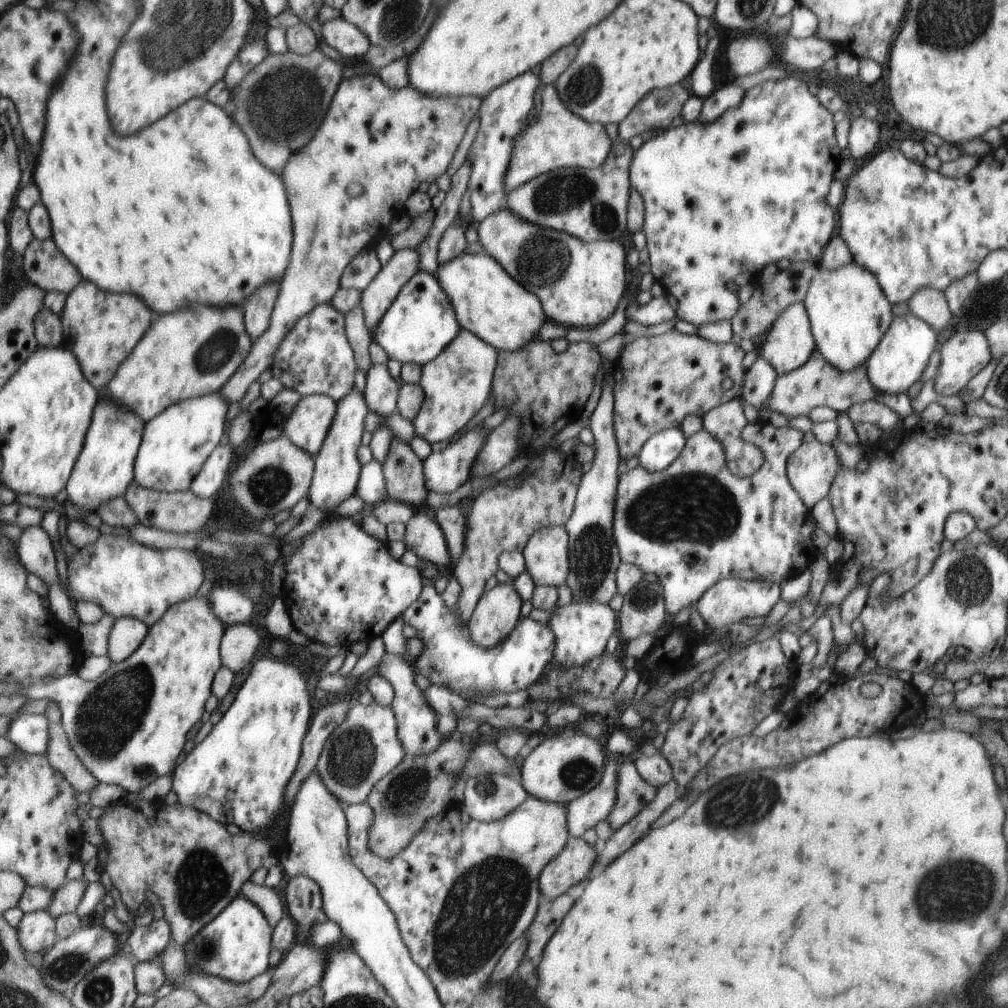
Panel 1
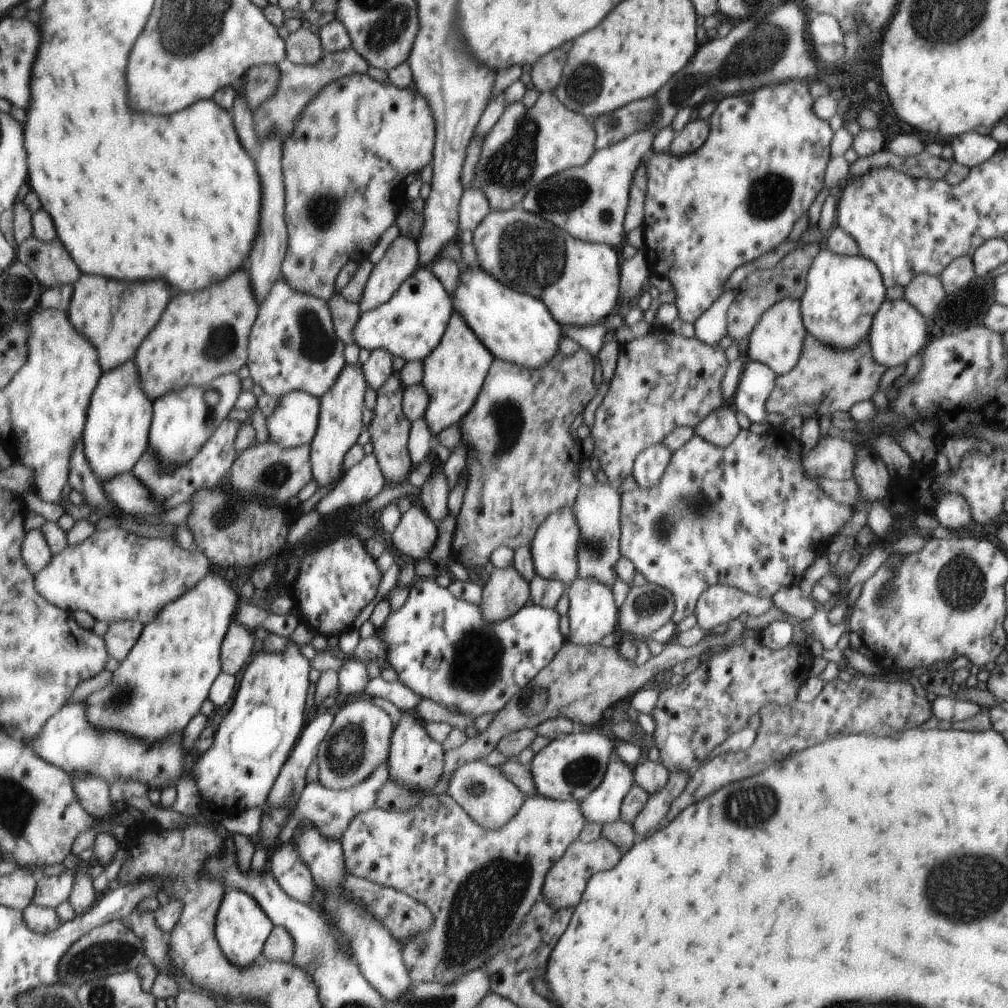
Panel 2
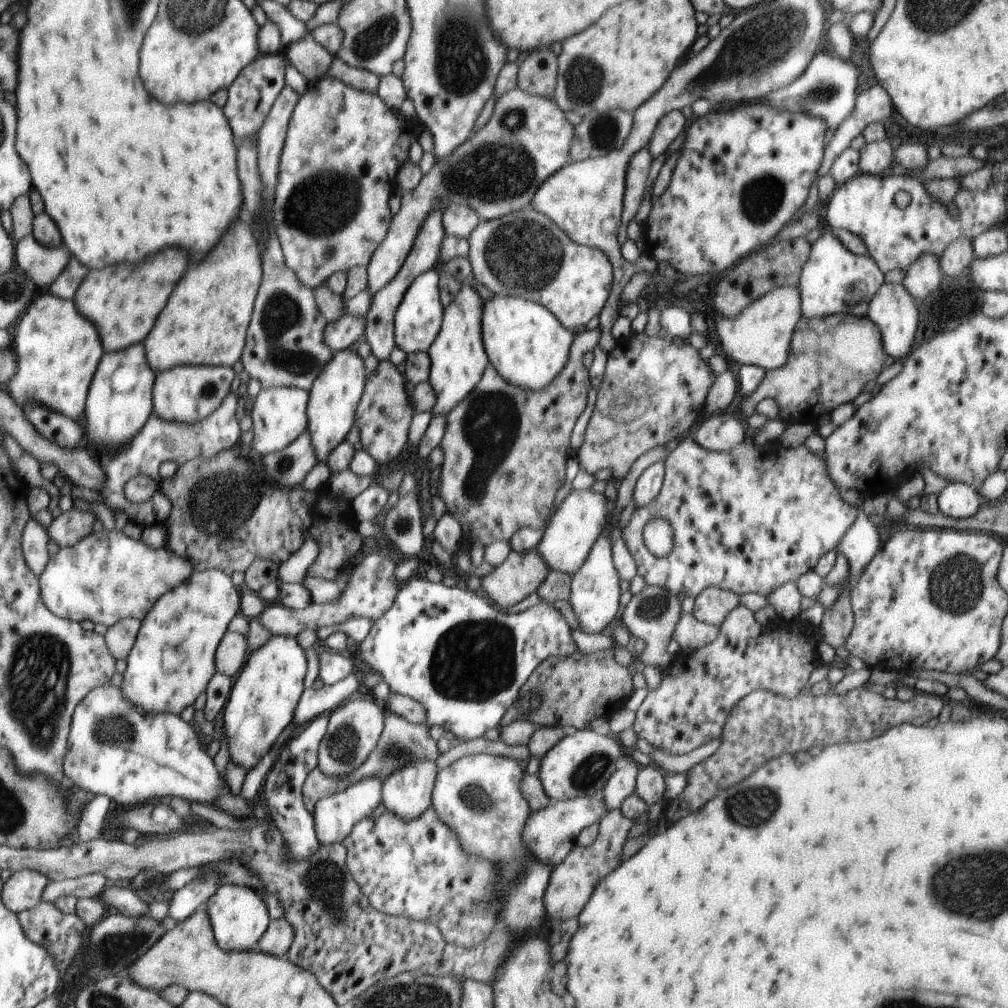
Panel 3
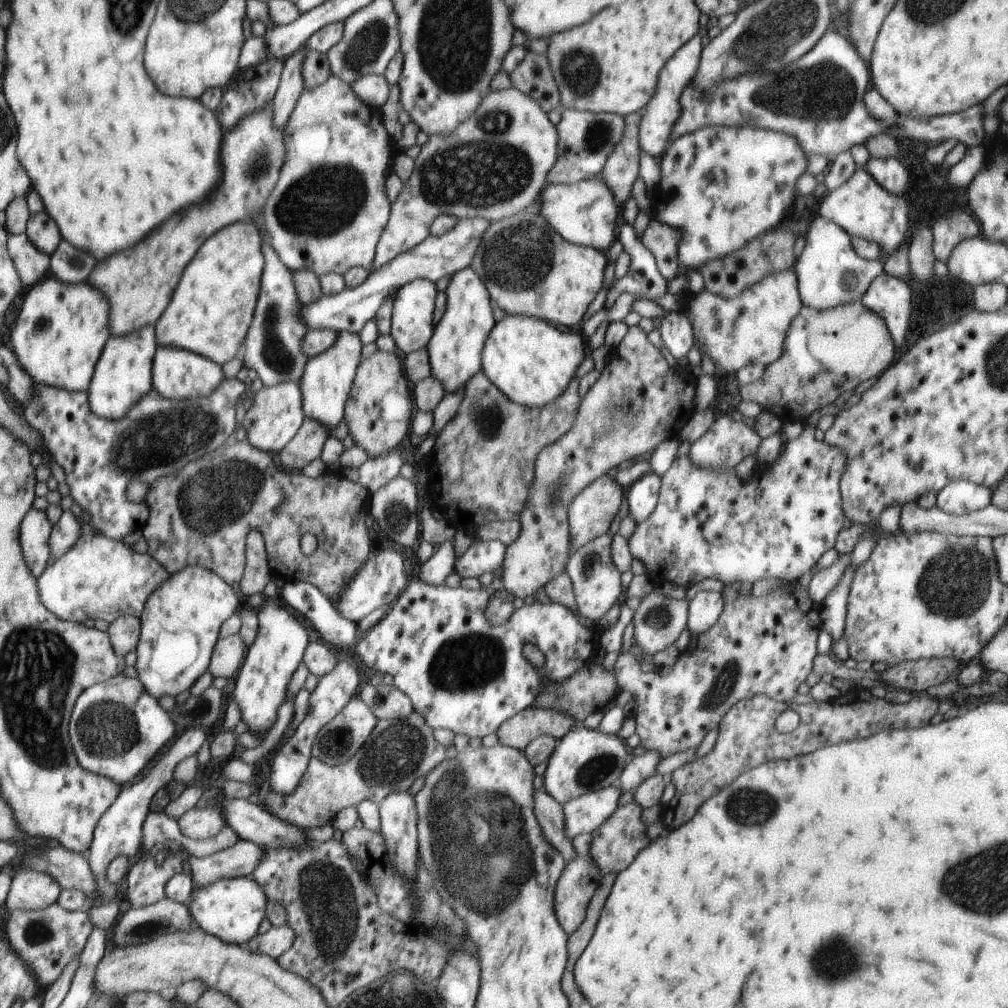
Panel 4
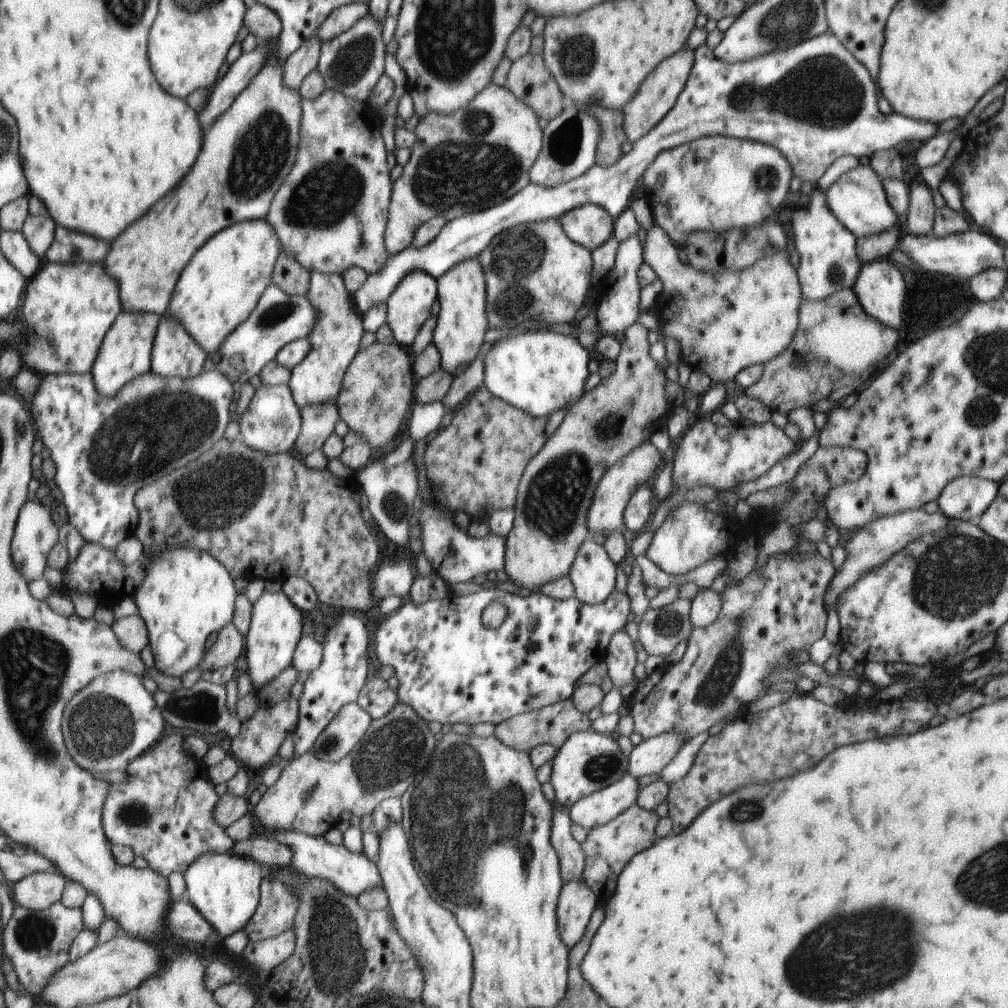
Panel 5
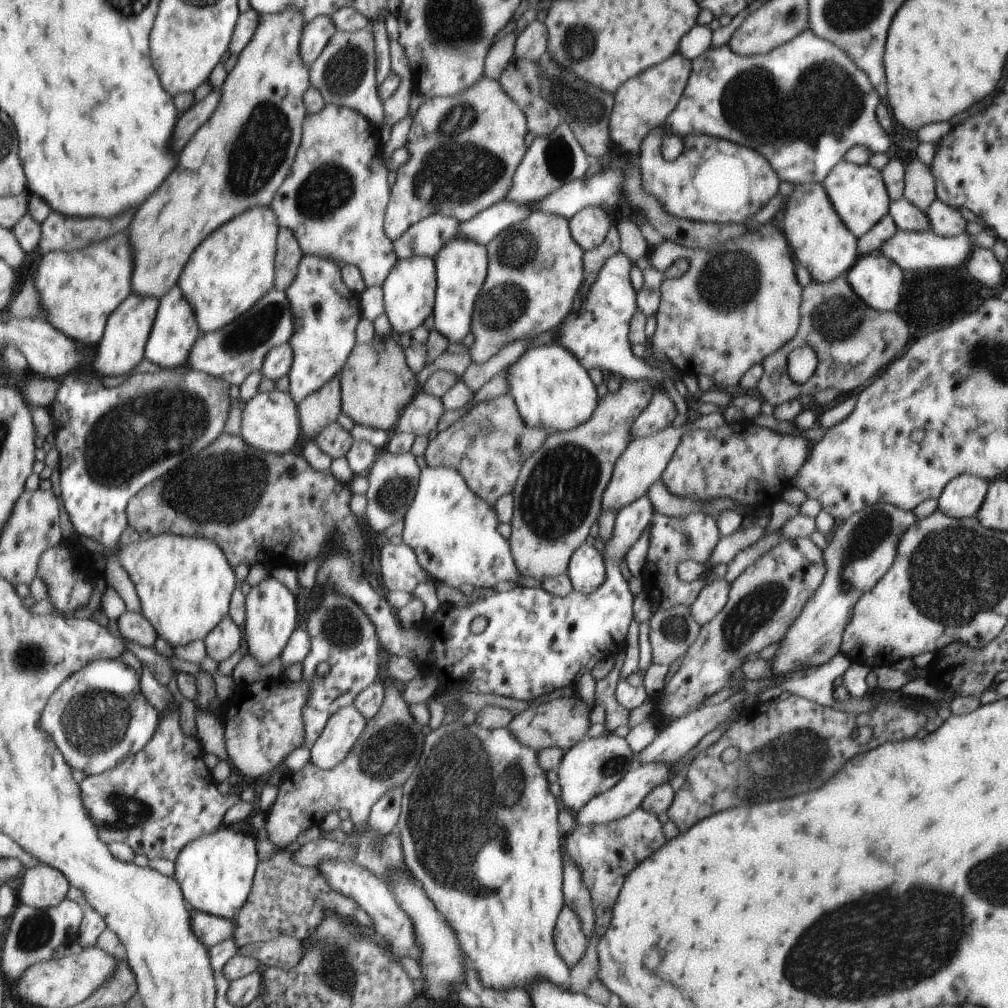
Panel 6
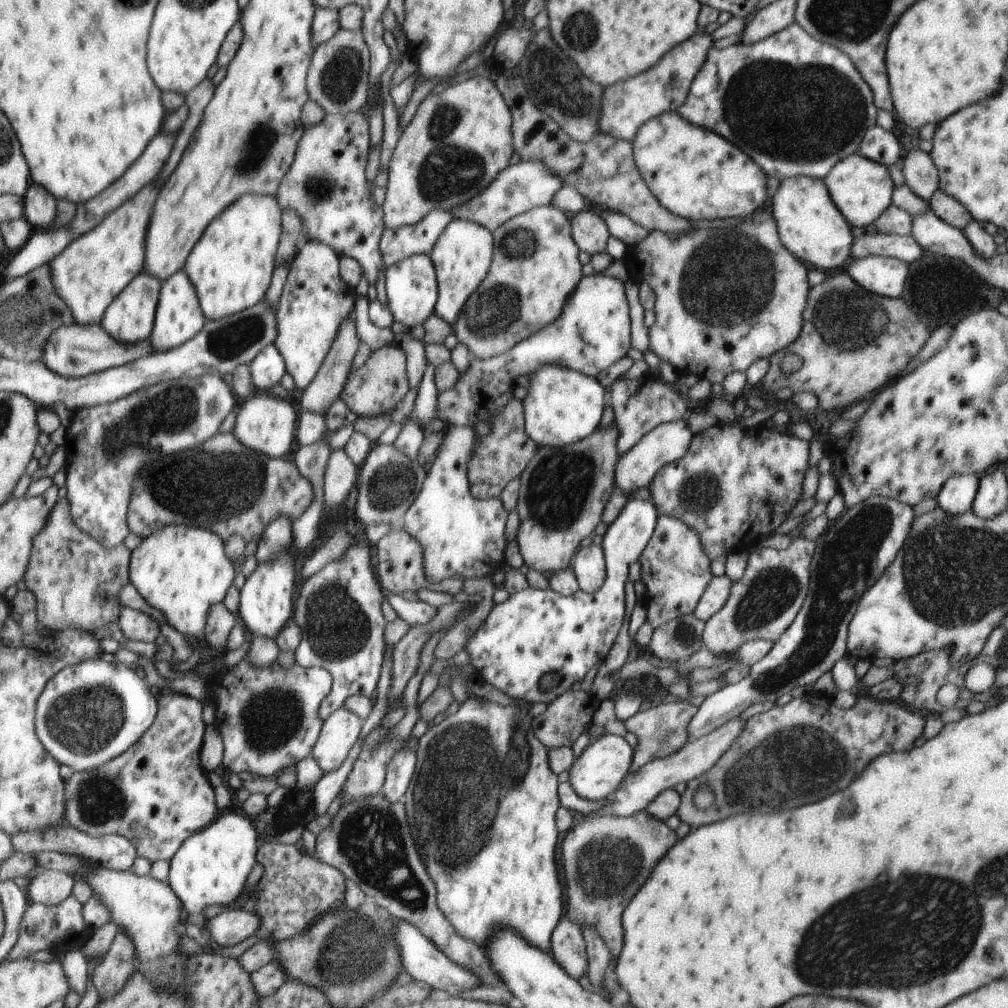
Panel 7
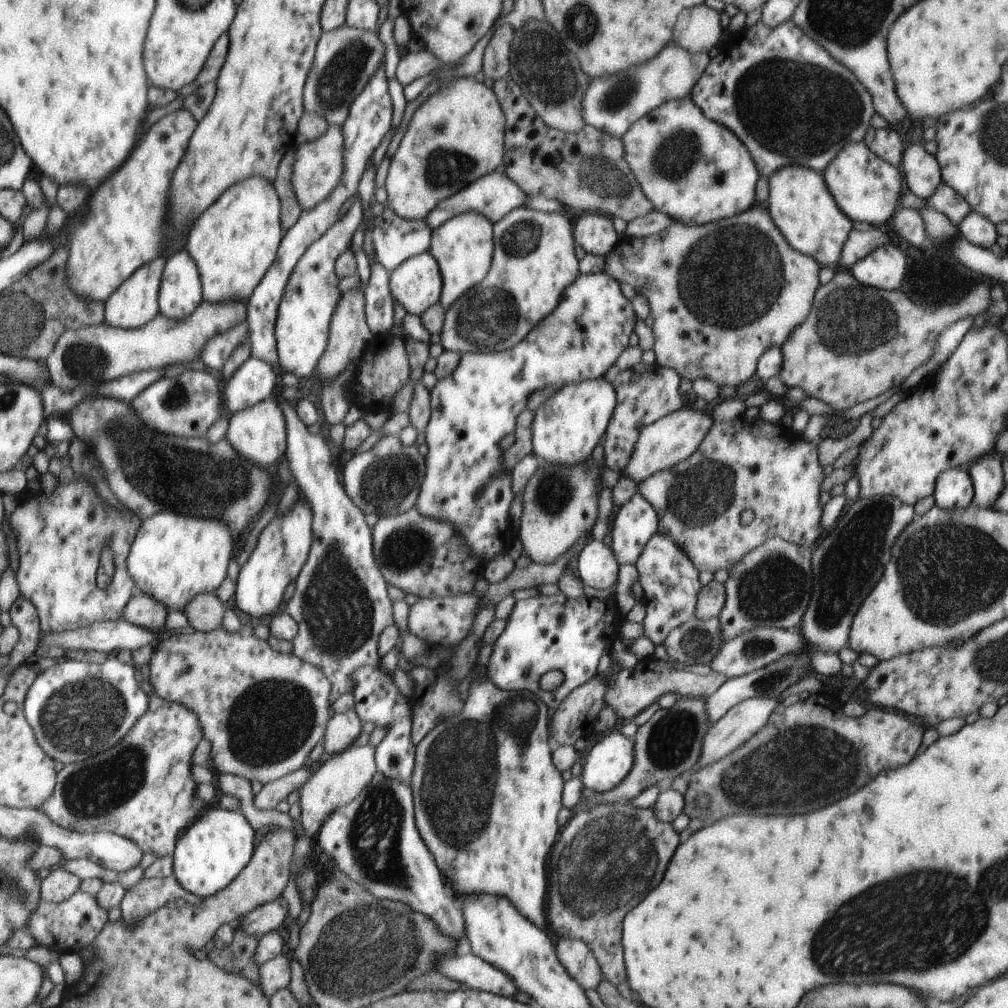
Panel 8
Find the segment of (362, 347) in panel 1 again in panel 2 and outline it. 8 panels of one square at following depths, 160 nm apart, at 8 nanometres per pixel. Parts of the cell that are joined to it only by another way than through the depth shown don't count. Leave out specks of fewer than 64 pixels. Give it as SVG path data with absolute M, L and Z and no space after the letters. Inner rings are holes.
M334 293L328 300L334 323L334 332L345 345L352 344L352 329L360 316L359 303L346 300L340 293Z

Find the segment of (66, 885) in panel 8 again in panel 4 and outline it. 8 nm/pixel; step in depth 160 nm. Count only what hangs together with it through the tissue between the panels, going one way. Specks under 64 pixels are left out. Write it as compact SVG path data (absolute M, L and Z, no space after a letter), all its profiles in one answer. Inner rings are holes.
M23 870L11 880L11 889L5 900L7 912L39 911L57 902L60 882L46 872Z

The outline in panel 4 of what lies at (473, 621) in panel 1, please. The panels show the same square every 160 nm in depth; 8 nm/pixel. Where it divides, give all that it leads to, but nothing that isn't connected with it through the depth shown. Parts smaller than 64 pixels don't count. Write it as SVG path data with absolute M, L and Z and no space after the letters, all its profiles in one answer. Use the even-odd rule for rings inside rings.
M638 325L629 326L626 336L624 336L622 342L612 350L610 361L606 364L605 369L602 370L600 378L598 378L593 387L589 389L584 398L581 398L580 406L578 412L576 413L576 418L572 423L572 426L556 442L545 446L538 453L537 459L535 460L533 481L530 483L529 493L518 520L518 522L521 524L521 531L516 537L516 540L506 547L502 566L503 580L497 585L499 587L504 587L504 589L506 589L510 594L514 594L516 598L524 599L526 598L526 596L532 596L532 594L535 594L537 590L544 588L546 584L550 582L550 580L564 573L571 550L569 527L569 508L571 502L579 495L579 493L581 493L585 489L585 487L587 487L589 484L592 484L601 475L606 475L606 472L608 472L608 470L612 470L612 468L616 468L616 466L618 467L619 464L626 462L626 460L640 458L640 456L644 456L644 454L652 452L652 450L654 450L654 448L657 447L663 440L672 438L674 436L674 433L678 432L684 425L684 423L686 423L694 413L692 404L694 392L694 380L692 380L692 384L690 384L690 382L688 382L688 378L686 378L686 374L678 374L678 372L674 371L674 369L668 365L666 359L664 359L664 357L662 357L662 355L660 354L660 350L652 345L643 329L640 329ZM612 400L616 402L616 410L620 408L620 412L624 410L624 400L626 400L626 402L632 402L634 406L638 406L638 408L636 408L636 412L626 412L626 414L636 414L636 418L632 418L632 422L628 422L628 424L624 424L624 422L622 422L622 428L620 428L620 430L616 430L616 428L612 430L612 428L610 428L610 424L612 424L612 422L608 420L608 416L612 414Z

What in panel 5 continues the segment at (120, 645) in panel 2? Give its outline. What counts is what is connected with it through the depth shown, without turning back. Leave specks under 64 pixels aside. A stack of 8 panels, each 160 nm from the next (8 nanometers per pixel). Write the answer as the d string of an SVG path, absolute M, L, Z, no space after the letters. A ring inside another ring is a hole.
M140 615L121 617L111 627L117 633L120 644L132 652L140 653L149 644L147 626Z

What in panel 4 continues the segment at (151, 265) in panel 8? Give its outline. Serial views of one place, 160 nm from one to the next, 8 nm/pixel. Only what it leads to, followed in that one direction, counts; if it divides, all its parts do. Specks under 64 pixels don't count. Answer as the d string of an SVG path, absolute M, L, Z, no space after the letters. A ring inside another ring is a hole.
M144 325L130 334L116 336L106 345L106 356L102 356L102 364L98 364L98 372L94 371L94 384L89 384L88 397L91 409L110 420L127 415L130 407L153 389L151 375L153 358L157 349L155 325Z

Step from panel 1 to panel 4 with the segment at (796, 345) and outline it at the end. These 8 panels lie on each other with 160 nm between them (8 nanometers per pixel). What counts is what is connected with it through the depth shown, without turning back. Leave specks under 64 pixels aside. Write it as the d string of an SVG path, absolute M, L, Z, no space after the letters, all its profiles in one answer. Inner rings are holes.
M795 268L770 273L735 297L723 297L705 288L695 295L683 294L682 300L680 312L691 322L693 345L714 362L722 377L748 365L767 367L778 360L788 329L803 305Z

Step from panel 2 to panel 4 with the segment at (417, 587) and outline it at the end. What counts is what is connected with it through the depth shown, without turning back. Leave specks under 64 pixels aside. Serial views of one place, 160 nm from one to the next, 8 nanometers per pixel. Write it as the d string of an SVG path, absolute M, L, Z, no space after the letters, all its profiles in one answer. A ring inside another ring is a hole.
M412 580L389 608L386 616L372 626L354 648L372 670L392 675L394 686L408 696L413 710L422 715L426 724L433 729L448 728L456 736L460 733L468 738L481 739L496 733L498 727L511 716L534 706L544 684L543 678L556 684L564 683L576 671L588 665L596 651L594 627L585 623L576 610L552 601L548 604L536 601L532 604L524 603L504 624L490 626L484 611L495 587L493 585L490 590L463 587L453 589L445 584L435 587L420 580ZM529 642L544 654L546 666L542 671L522 654L522 646Z

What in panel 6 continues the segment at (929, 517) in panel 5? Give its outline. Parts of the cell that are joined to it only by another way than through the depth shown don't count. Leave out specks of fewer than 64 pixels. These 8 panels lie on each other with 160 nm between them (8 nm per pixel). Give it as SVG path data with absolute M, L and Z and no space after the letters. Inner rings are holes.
M877 502L864 507L860 512L855 512L846 520L838 523L833 533L828 537L828 542L823 550L823 561L825 564L825 575L820 586L803 606L801 613L793 620L786 631L784 638L778 642L775 655L767 662L768 676L761 681L764 686L769 685L773 692L780 690L789 675L806 671L812 668L816 670L821 664L832 660L836 654L841 652L841 638L846 625L850 622L857 599L870 593L875 584L890 570L897 555L897 546L901 536L917 521L912 511L902 510L890 503Z

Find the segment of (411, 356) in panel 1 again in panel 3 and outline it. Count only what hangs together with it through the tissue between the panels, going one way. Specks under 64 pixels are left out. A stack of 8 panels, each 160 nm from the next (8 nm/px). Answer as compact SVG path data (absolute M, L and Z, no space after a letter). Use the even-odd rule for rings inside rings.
M436 269L423 272L405 292L394 315L395 344L406 354L427 352L441 329L443 310L439 293L439 273ZM344 313L335 321L327 321L323 339L332 351L347 349L365 334L366 317L353 317Z

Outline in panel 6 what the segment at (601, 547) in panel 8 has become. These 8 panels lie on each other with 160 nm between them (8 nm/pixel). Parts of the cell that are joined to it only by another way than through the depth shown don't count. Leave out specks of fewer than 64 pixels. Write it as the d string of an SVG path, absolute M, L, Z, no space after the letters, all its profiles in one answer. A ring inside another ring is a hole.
M584 543L571 556L567 572L574 590L590 594L605 581L605 564L602 553Z

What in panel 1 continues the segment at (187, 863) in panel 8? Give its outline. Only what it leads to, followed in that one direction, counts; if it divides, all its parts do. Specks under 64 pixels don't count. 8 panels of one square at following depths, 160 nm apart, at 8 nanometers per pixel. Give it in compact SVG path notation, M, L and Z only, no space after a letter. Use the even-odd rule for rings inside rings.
M240 894L182 948L195 971L210 973L236 984L245 983L271 969L268 956L272 949L272 935L273 928L262 909Z

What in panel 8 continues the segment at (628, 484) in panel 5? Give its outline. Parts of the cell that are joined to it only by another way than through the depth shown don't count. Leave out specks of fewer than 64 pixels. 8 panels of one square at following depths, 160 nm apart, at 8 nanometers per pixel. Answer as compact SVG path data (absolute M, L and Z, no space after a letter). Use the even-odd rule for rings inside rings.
M701 405L693 409L681 407L655 423L645 426L623 474L640 484L654 473L676 466L699 449L712 425L712 417Z

